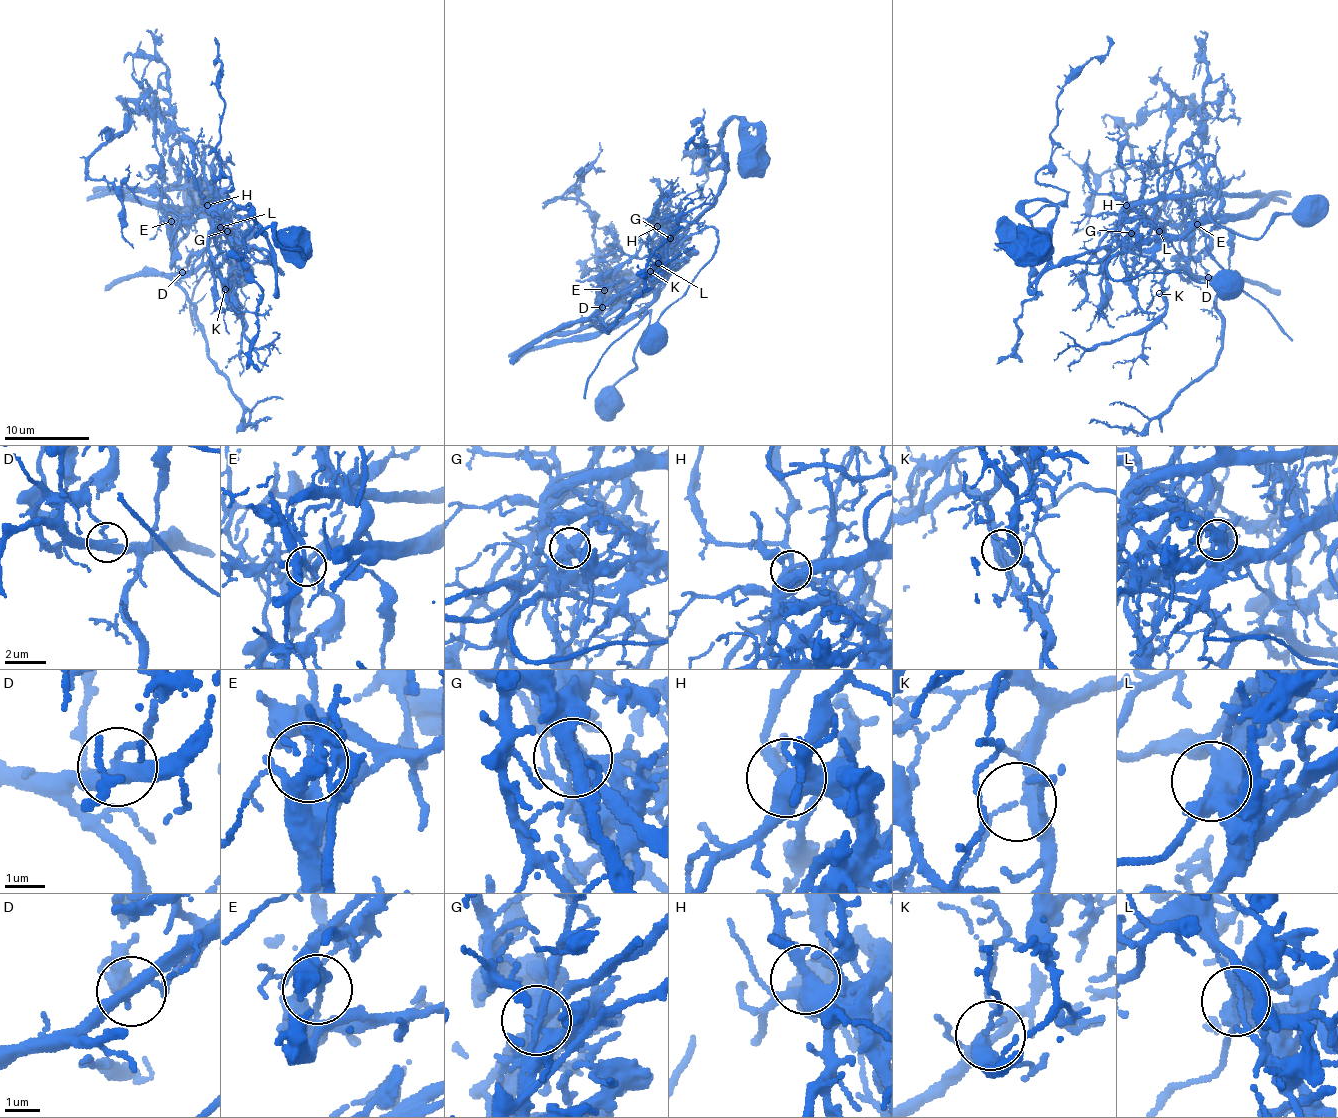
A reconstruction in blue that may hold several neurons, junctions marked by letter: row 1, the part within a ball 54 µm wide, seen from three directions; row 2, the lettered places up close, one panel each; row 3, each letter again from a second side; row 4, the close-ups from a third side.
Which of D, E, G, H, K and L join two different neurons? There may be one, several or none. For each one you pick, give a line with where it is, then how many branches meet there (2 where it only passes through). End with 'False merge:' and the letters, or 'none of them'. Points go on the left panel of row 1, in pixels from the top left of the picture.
D: (182, 272) | 3
E: (171, 221) | 2
G: (227, 231) | 5
L: (220, 227) | 6
False merge: D, E, G, L

